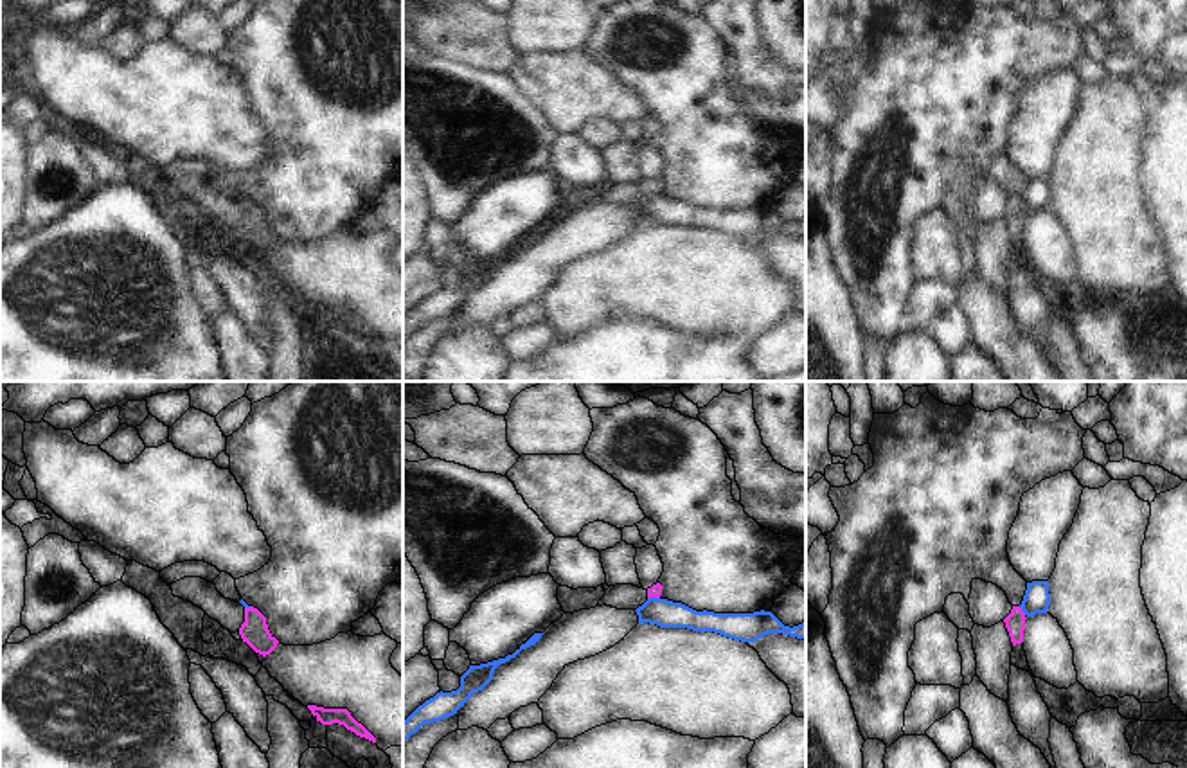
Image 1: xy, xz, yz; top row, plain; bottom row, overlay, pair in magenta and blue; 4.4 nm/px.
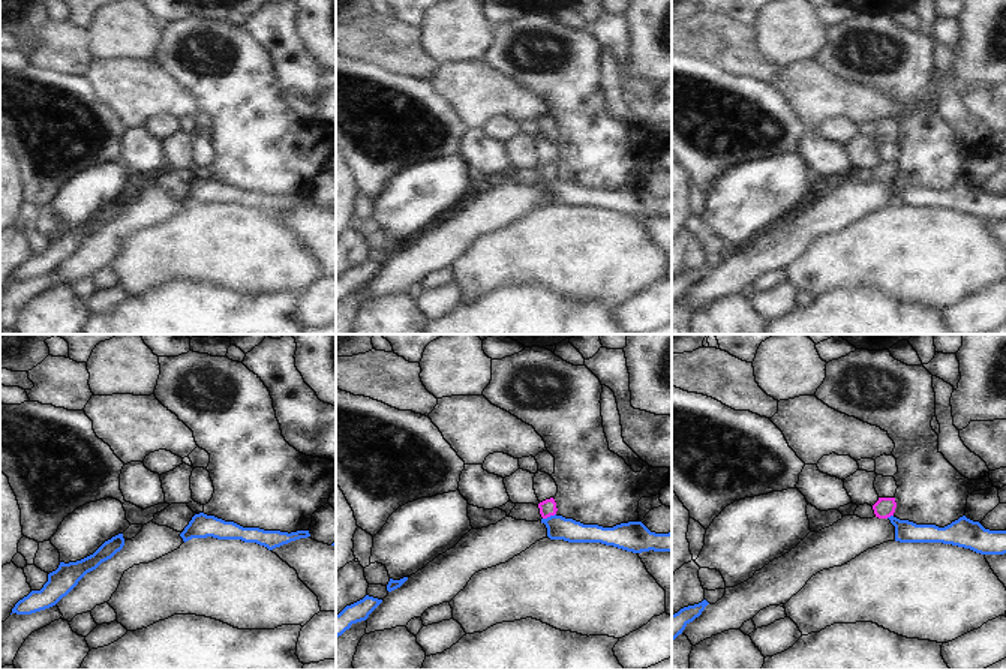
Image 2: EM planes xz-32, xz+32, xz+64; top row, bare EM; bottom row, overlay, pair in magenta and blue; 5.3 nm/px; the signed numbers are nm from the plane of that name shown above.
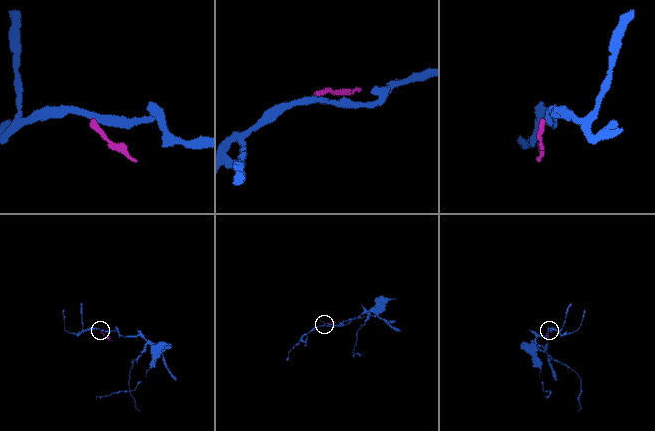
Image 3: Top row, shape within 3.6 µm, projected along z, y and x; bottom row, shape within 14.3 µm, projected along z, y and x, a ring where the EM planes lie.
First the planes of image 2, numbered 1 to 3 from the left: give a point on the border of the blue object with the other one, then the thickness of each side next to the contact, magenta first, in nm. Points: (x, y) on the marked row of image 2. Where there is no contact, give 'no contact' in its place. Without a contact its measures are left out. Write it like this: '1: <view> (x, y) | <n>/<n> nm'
1: no contact
2: xz+32 (549, 516) | 90/130 nm
3: xz+64 (889, 516) | 110/120 nm

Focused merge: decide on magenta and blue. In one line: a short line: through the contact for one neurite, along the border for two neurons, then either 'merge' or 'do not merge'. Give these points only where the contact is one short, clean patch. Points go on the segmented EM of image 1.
yz (1018, 607), (1026, 614) | do not merge

